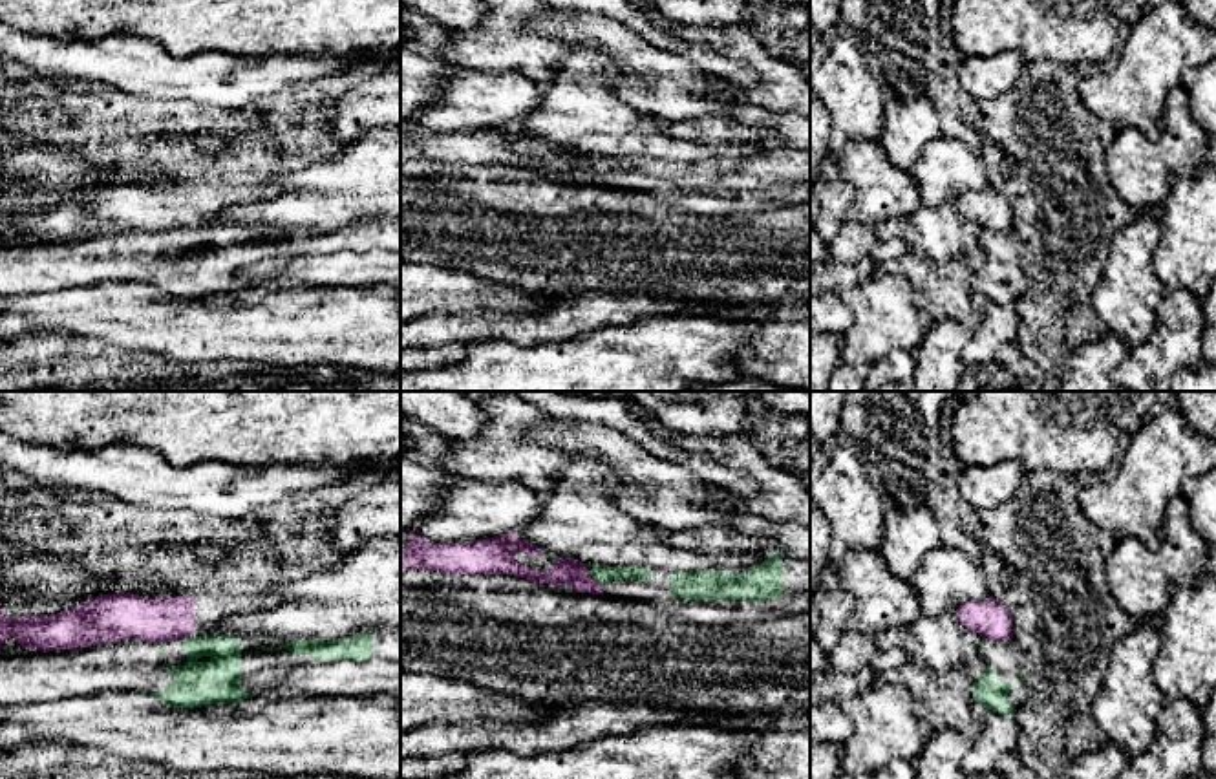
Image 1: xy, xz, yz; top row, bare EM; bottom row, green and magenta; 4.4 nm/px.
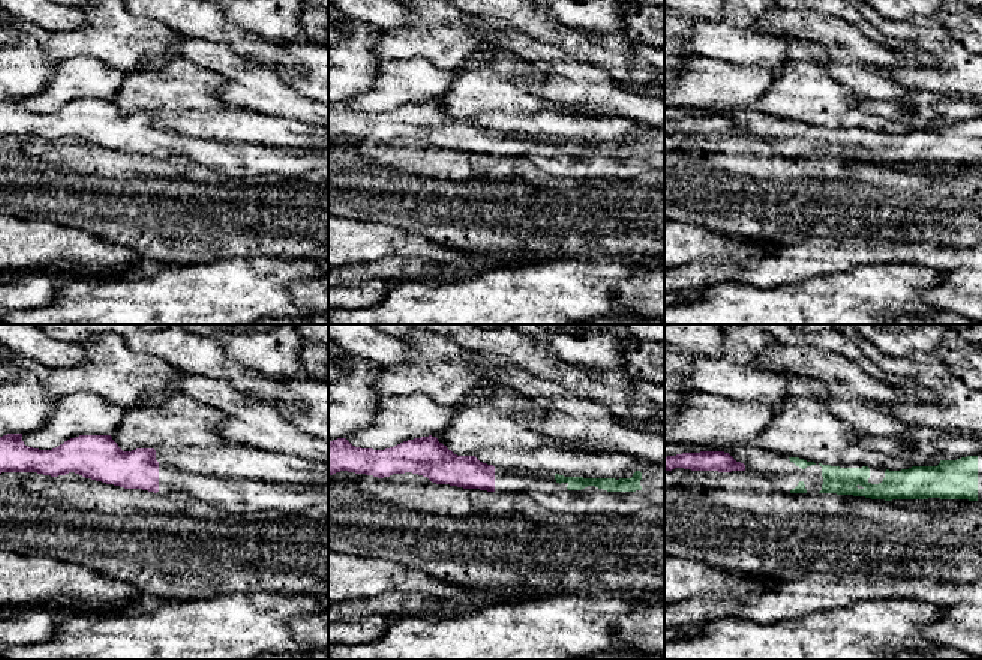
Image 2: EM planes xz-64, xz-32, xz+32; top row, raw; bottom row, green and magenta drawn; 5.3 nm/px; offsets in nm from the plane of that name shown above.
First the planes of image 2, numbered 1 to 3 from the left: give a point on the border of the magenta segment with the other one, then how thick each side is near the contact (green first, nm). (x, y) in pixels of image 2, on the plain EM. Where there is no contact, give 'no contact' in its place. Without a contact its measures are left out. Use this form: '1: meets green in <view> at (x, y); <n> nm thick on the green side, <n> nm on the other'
1: no contact
2: no contact
3: no contact

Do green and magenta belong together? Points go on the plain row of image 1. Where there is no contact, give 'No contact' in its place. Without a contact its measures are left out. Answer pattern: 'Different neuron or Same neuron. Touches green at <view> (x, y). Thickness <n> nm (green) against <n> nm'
Different neuron. Touches green at xz (591, 167). Thickness 80 nm (green) against 130 nm

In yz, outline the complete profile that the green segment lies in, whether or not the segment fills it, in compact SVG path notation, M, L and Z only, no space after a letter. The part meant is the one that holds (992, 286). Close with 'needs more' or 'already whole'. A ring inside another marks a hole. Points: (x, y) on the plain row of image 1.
M986 230L978 238L986 263L973 272L973 291L1000 305L1015 305L1028 287L1019 238L1013 230Z | needs more

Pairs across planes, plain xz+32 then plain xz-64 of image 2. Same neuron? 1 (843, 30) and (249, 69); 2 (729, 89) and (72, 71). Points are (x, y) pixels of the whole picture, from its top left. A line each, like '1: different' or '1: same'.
1: same
2: same

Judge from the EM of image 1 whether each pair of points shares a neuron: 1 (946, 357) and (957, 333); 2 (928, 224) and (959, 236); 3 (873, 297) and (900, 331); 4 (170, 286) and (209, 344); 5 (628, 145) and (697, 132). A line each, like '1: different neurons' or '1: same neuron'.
1: same neuron
2: same neuron
3: same neuron
4: different neurons
5: different neurons

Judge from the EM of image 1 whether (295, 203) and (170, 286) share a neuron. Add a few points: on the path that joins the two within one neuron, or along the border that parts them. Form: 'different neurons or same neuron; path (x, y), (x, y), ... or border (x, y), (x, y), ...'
different neurons; border (216, 222), (247, 224), (269, 238), (302, 229)

